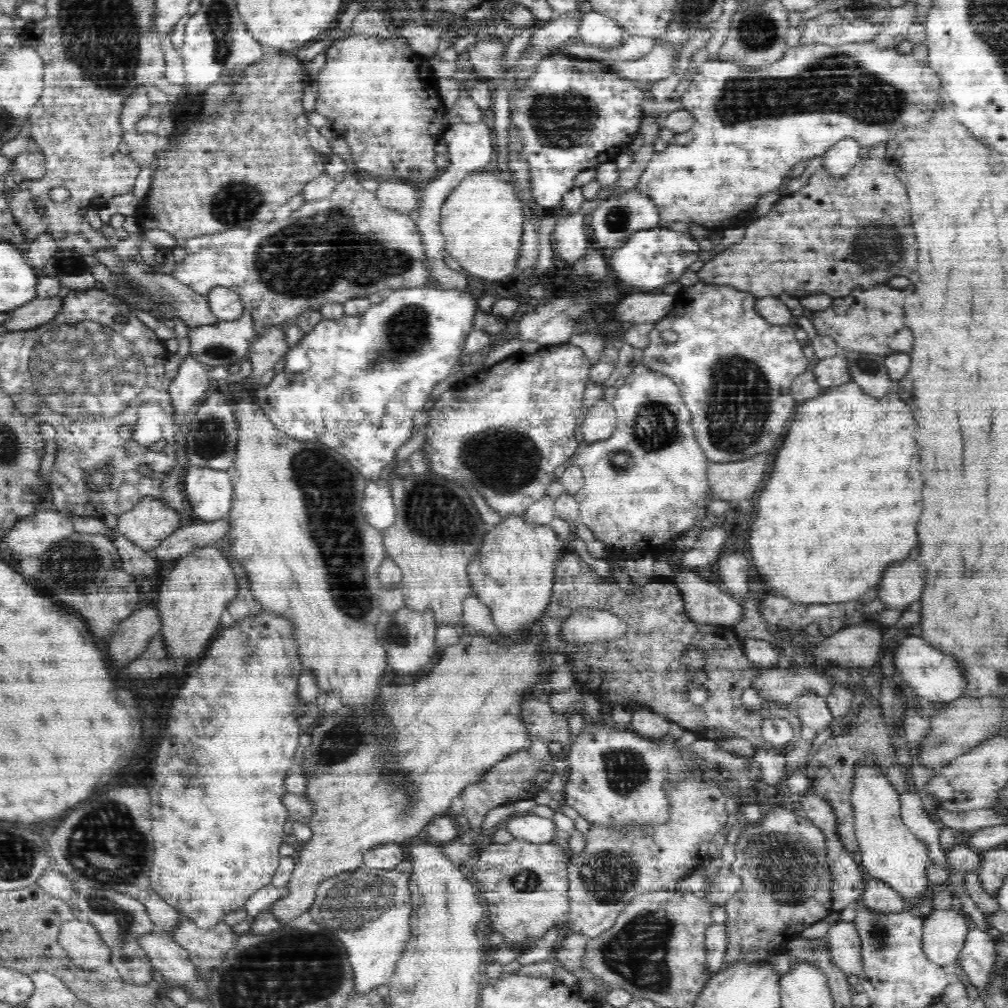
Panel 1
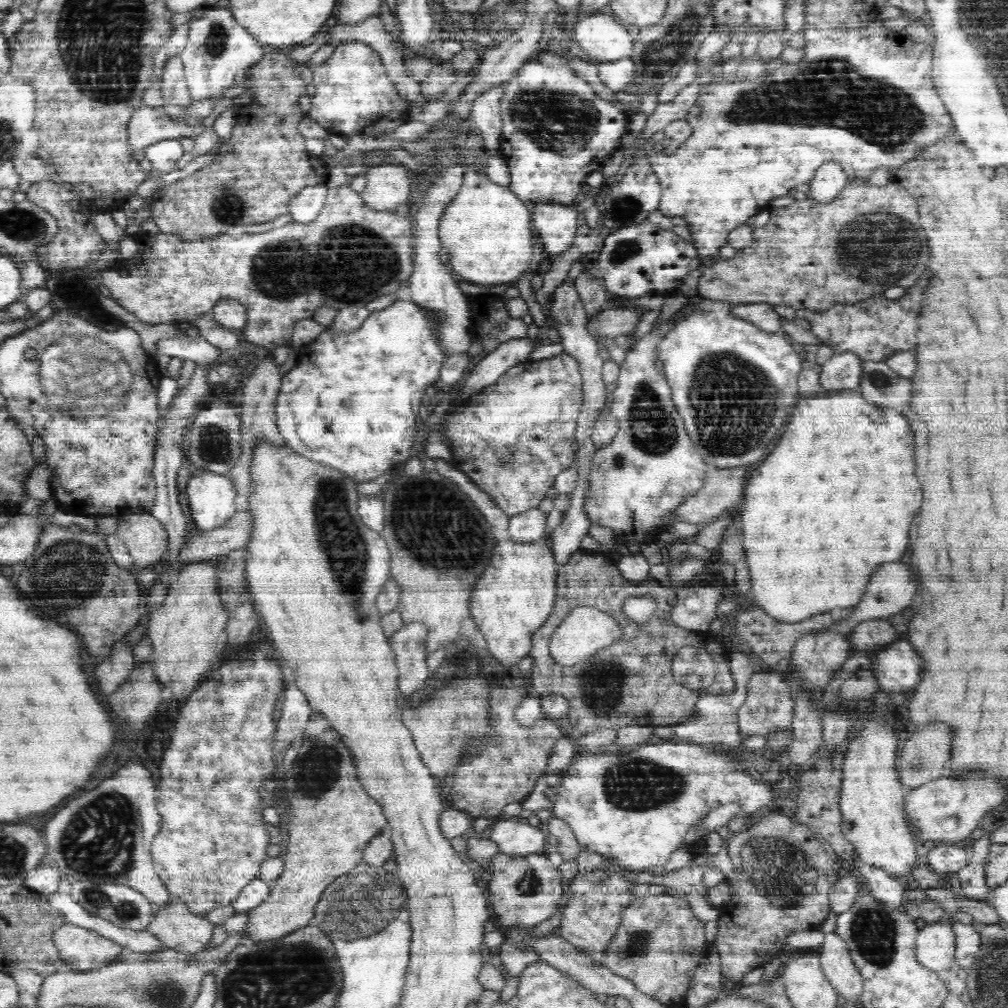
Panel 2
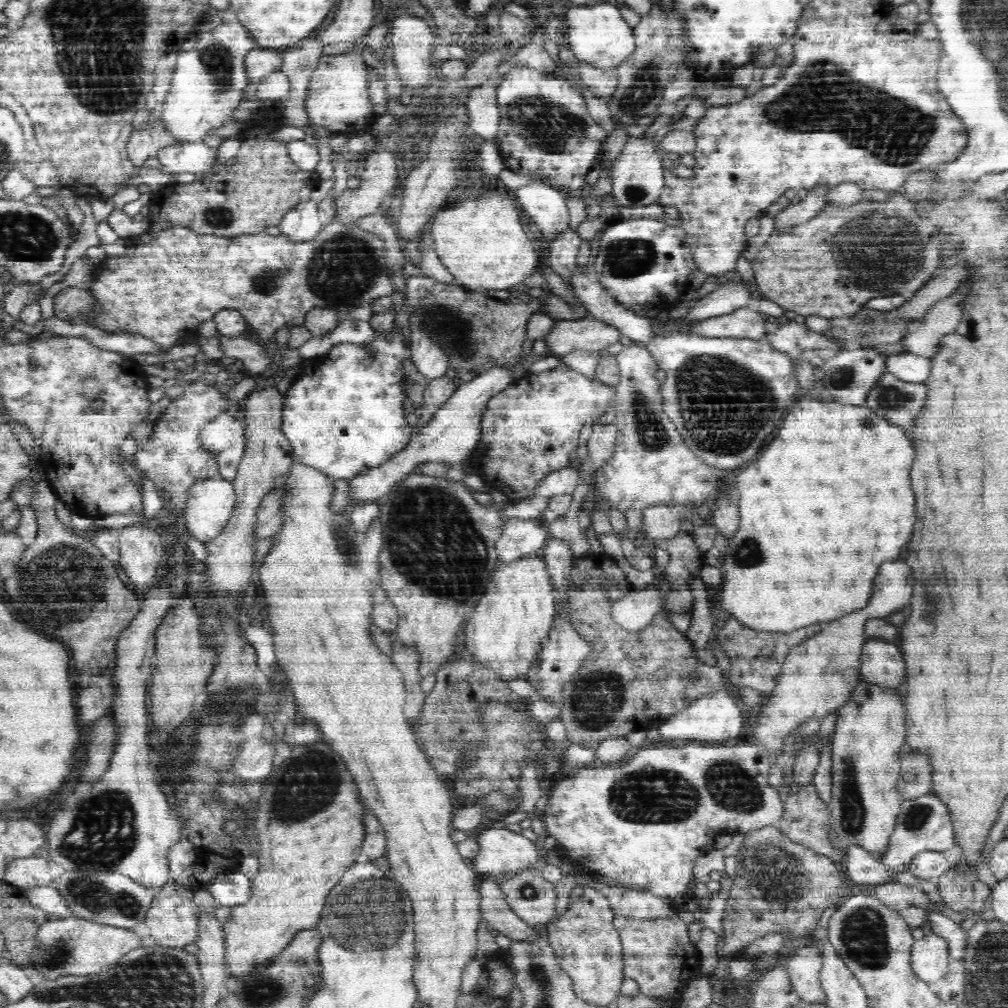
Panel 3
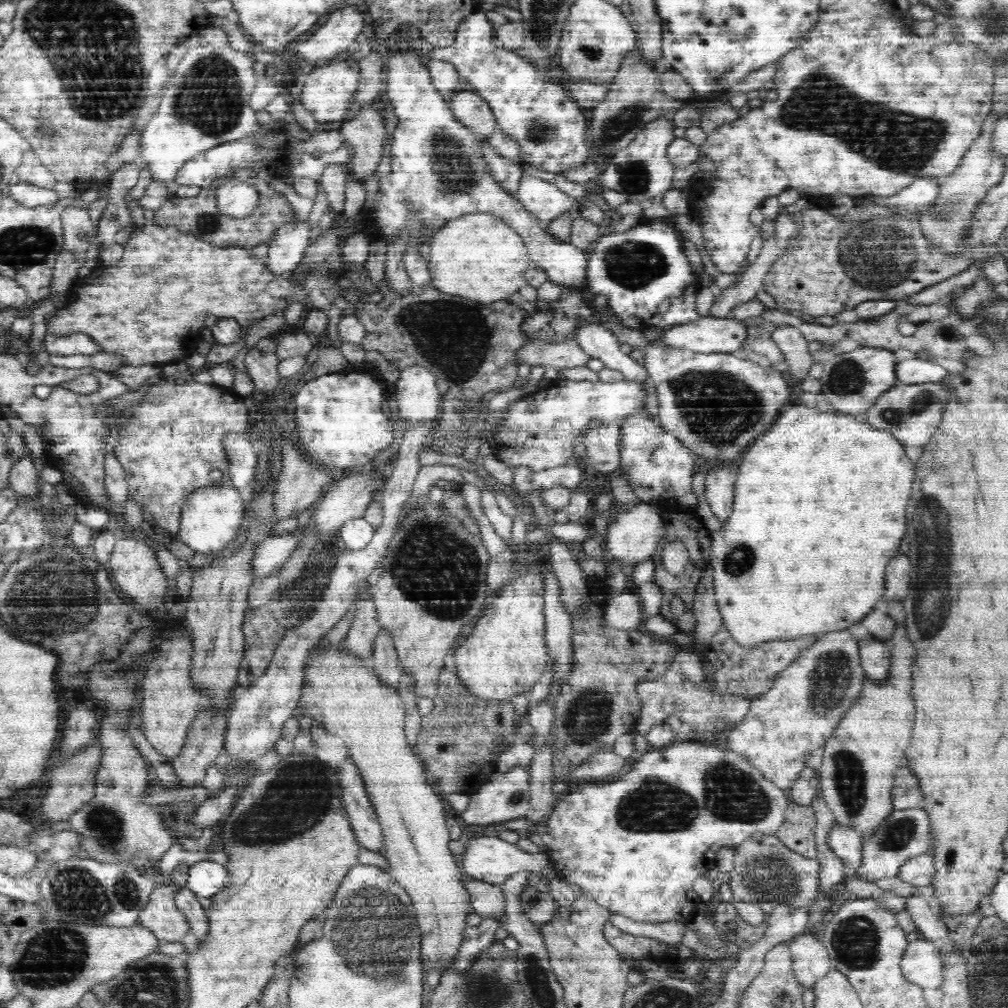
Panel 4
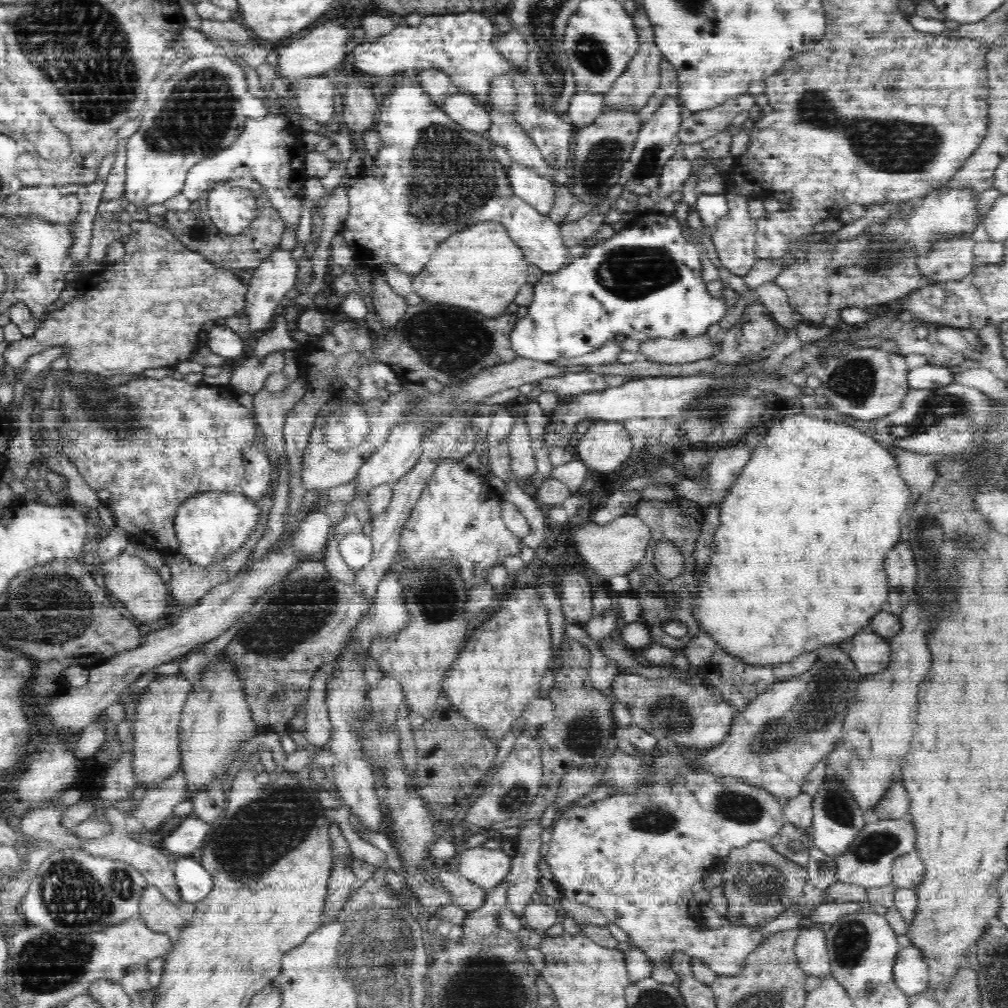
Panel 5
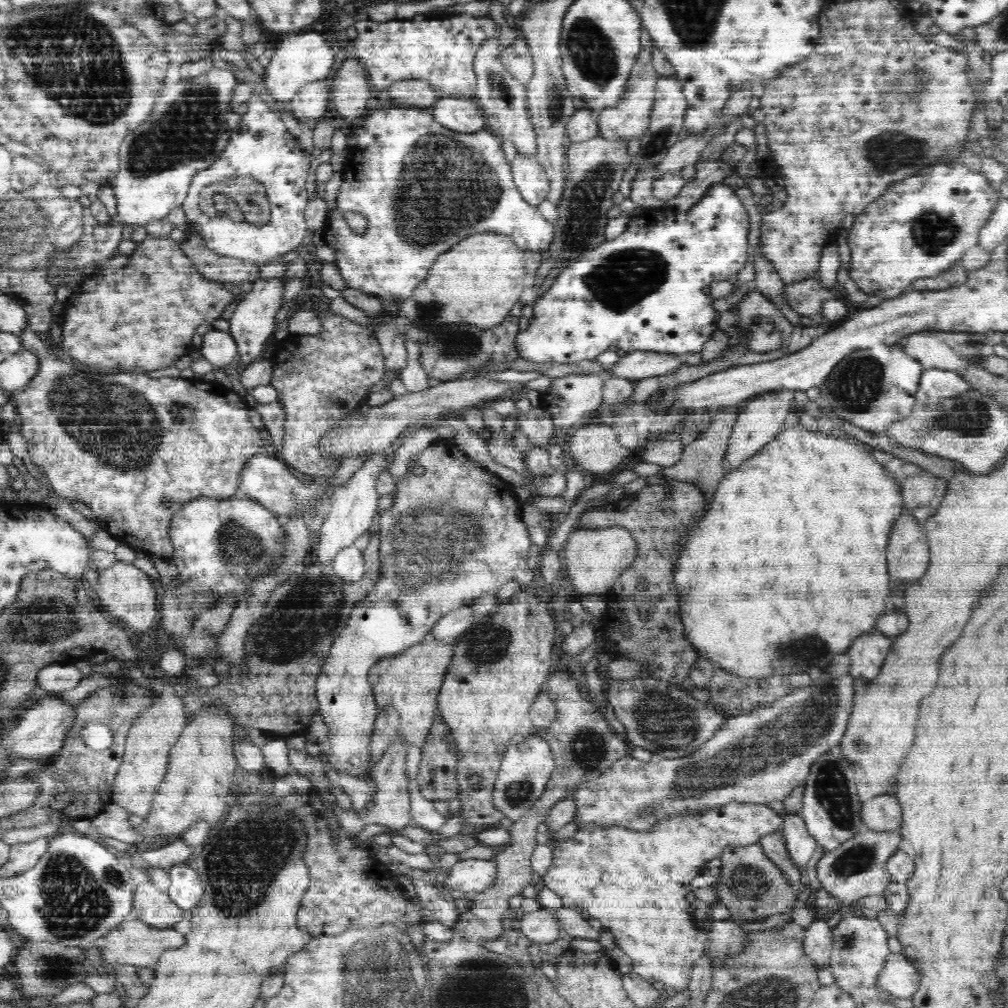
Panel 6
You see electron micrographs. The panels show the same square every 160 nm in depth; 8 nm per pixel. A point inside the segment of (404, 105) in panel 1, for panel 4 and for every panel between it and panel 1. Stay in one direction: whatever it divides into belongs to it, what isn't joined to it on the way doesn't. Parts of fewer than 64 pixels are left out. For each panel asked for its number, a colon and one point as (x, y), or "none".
2: (350, 94)
3: (337, 99)
4: (327, 92)

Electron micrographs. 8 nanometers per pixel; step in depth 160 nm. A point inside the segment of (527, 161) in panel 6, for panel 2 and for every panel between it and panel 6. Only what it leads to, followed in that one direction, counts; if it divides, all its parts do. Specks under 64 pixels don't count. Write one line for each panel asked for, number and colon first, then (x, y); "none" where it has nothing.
2: (555, 224)
3: (546, 207)
4: (541, 198)
5: (528, 185)

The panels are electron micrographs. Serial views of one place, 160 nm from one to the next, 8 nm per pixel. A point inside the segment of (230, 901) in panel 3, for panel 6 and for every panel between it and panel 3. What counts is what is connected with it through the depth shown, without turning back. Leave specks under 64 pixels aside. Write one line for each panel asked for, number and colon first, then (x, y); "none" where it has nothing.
4: (205, 878)
5: (193, 882)
6: (185, 889)

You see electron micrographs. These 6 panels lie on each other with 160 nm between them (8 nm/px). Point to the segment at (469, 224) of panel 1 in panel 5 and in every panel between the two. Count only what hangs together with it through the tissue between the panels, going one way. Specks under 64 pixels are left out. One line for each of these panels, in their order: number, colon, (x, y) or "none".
2: (486, 230)
3: (482, 241)
4: (477, 256)
5: (482, 269)

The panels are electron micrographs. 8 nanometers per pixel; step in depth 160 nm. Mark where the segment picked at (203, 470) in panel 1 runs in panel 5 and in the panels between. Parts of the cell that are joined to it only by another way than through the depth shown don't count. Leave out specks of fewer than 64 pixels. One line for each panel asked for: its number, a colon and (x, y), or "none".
2: (213, 500)
3: (210, 504)
4: (210, 519)
5: (210, 526)

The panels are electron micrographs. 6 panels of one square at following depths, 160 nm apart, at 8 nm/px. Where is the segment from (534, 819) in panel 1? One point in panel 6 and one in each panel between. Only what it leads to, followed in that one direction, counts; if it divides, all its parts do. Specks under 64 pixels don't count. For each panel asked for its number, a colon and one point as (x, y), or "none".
2: (514, 836)
3: (501, 851)
4: (489, 859)
5: (486, 868)
6: (470, 876)

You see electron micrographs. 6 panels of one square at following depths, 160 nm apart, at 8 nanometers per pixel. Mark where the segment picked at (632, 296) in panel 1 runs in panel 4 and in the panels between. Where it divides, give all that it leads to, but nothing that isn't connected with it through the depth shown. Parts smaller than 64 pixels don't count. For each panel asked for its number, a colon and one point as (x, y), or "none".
2: (609, 324)
3: (589, 334)
4: (563, 354)

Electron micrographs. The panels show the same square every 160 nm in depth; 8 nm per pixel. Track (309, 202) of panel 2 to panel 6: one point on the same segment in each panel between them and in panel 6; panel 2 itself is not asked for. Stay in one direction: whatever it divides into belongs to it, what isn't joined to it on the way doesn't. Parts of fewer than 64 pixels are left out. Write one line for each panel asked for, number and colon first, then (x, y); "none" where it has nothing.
3: (302, 223)
4: (287, 248)
5: (271, 281)
6: (253, 321)

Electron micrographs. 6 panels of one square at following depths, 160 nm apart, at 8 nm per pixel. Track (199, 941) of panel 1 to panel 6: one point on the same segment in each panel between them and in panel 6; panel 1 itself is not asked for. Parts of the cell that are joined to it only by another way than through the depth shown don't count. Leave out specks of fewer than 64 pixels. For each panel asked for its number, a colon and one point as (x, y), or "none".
2: (179, 929)
3: (173, 918)
4: (161, 915)
5: (160, 914)
6: (150, 905)

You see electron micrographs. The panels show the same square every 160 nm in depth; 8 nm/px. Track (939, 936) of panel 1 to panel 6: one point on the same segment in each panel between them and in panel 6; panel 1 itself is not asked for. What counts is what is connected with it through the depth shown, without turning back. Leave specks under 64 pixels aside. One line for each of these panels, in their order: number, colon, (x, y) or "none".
2: (935, 944)
3: (929, 955)
4: (920, 964)
5: (910, 973)
6: (898, 977)

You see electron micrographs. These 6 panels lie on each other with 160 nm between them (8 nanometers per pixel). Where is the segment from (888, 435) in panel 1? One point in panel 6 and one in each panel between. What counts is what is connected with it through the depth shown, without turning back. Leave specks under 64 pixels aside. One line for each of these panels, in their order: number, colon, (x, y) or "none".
2: (836, 497)
3: (829, 500)
4: (818, 512)
5: (796, 561)
6: (787, 566)

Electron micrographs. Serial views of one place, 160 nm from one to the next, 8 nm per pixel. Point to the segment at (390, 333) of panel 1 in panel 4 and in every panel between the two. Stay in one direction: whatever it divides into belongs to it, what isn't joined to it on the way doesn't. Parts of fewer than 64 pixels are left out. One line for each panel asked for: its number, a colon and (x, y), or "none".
2: (350, 402)
3: (343, 416)
4: (342, 420)

